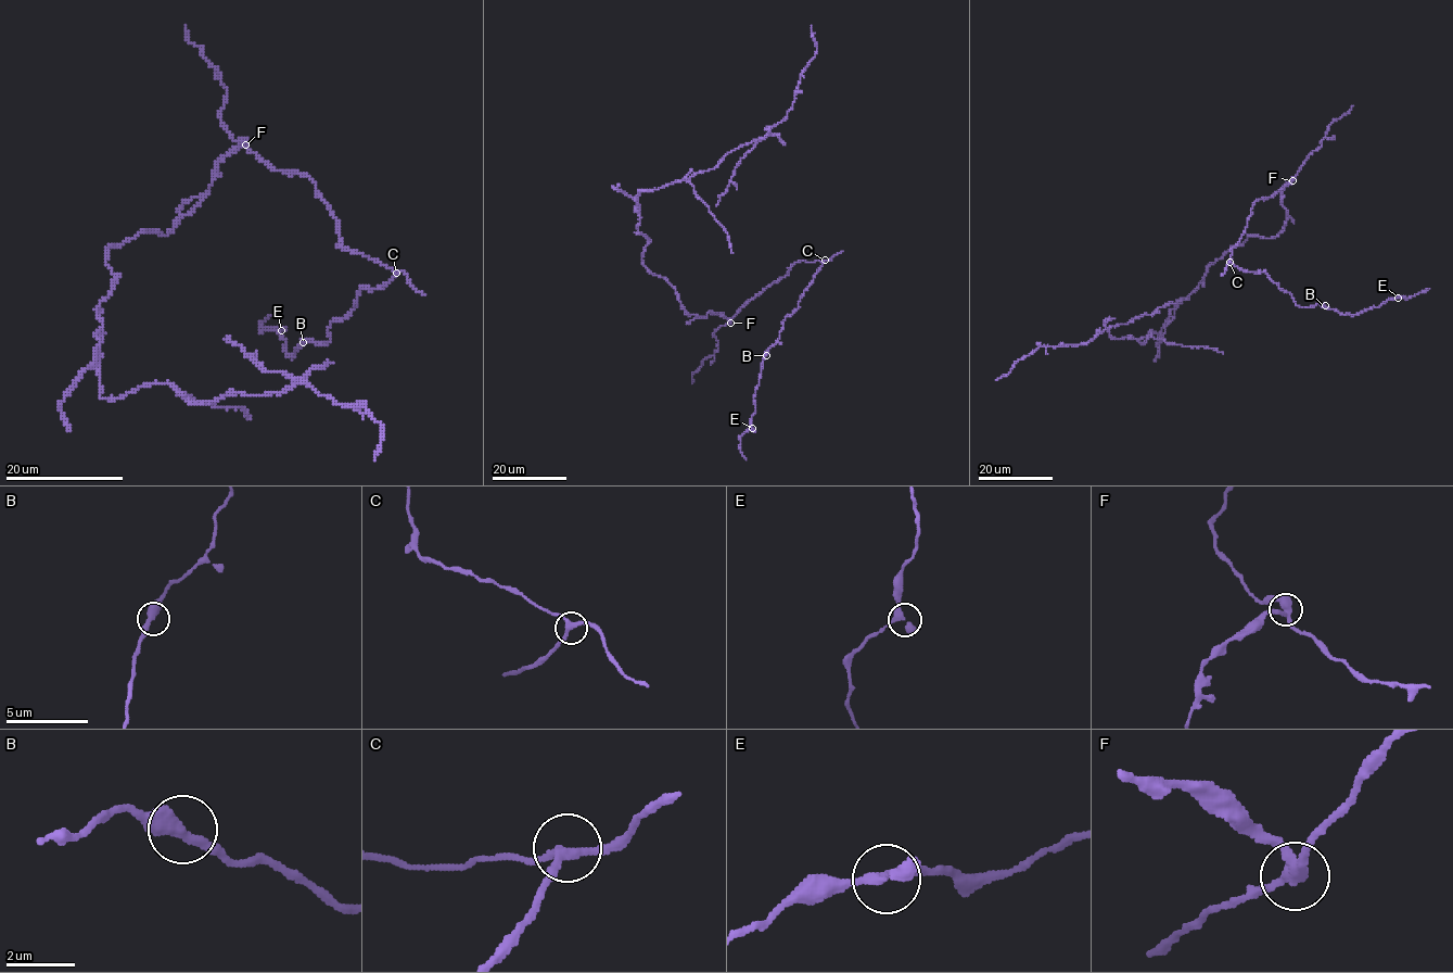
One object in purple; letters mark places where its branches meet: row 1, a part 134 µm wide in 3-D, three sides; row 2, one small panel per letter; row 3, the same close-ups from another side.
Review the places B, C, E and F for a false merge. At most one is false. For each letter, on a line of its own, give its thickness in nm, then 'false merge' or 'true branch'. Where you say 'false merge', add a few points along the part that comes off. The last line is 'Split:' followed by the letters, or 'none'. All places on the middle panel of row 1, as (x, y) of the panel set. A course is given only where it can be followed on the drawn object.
B: 440 nm | true branch
C: 240 nm | true branch
E: 360 nm | true branch
F: 360 nm | false merge | (729, 323), (688, 314), (642, 263), (638, 191), (709, 171), (780, 123), (815, 53), (811, 26)
Split: F

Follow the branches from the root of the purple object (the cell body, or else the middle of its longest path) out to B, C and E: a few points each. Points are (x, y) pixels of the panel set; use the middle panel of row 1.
B: (683, 306), (689, 315), (706, 317), (712, 311), (730, 320), (795, 263), (824, 261), (766, 355)
C: (683, 306), (689, 315), (706, 317), (712, 311), (730, 320), (750, 300), (787, 276), (795, 263), (825, 260)
E: (683, 306), (689, 315), (706, 317), (712, 311), (730, 320), (795, 263), (824, 261), (764, 357), (752, 429)

